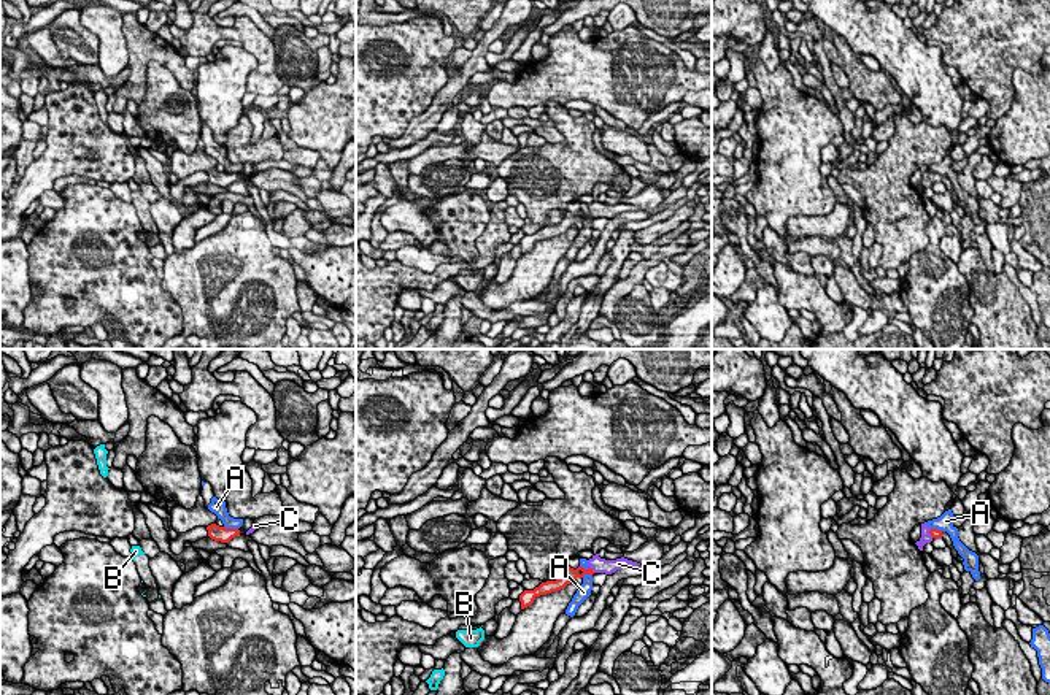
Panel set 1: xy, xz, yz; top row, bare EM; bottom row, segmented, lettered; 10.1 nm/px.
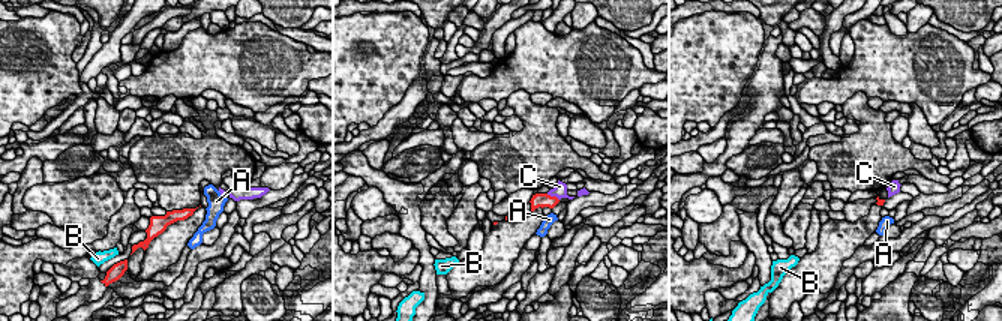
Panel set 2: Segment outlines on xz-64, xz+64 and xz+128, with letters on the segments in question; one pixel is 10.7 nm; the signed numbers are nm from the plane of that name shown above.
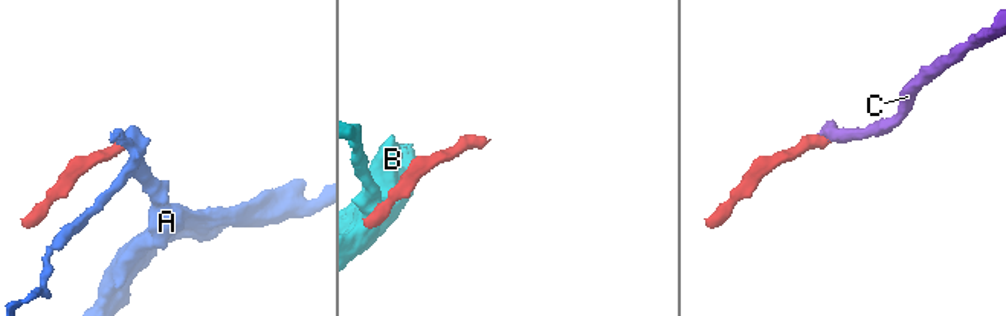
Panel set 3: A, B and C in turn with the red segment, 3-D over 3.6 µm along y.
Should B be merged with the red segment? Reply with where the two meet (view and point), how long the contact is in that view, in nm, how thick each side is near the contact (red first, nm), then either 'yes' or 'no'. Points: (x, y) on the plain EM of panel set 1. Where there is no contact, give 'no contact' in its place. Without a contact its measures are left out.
meets red in xz at (480, 287); contact 70 nm long; 30 nm thick on the red side, 190 nm on the other; no

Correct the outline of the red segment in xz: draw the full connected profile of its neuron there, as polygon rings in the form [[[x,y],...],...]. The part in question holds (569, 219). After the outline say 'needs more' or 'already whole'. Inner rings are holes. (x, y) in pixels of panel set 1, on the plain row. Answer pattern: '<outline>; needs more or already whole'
[[[596,198],[588,205],[588,209],[589,209],[588,214],[585,214],[583,211],[578,211],[577,214],[567,211],[559,224],[542,227],[534,235],[524,235],[519,240],[521,254],[531,251],[537,241],[558,236],[564,233],[567,228],[573,227],[577,222],[583,222],[585,219],[591,219],[591,221],[594,217],[612,219],[616,214],[621,214],[626,211],[637,211],[640,208],[627,205],[624,202],[616,205],[605,205],[605,203],[600,203],[599,198]]]; needs more

